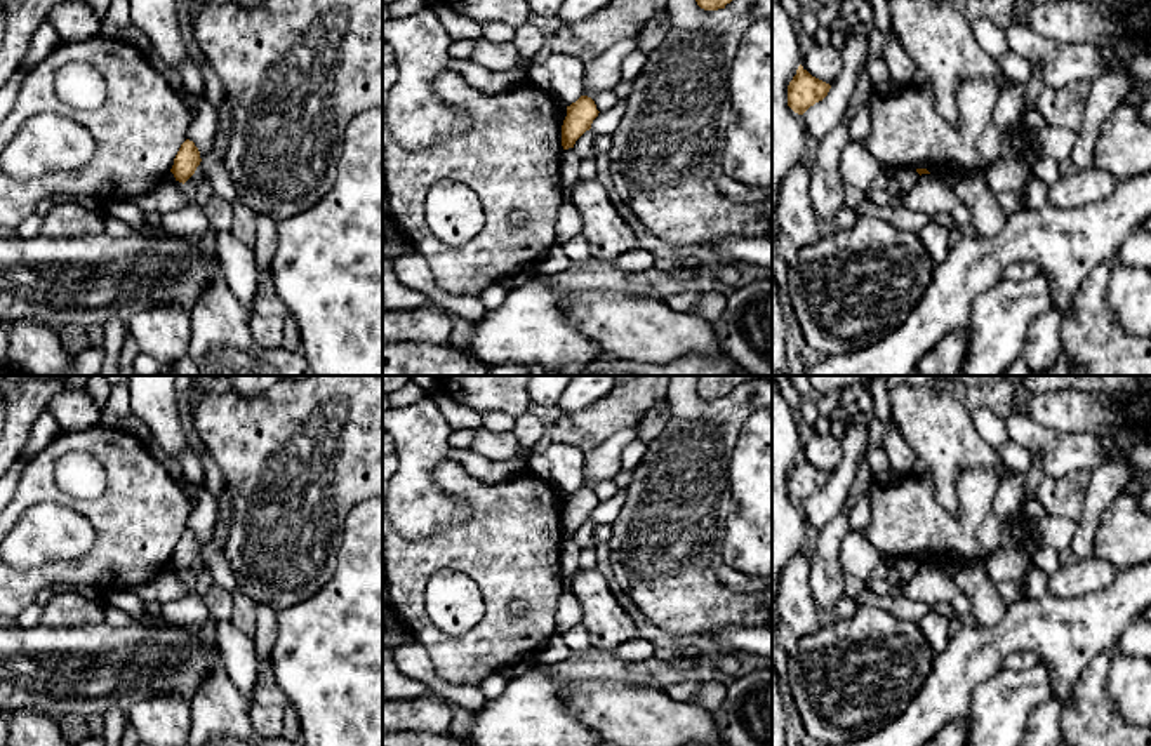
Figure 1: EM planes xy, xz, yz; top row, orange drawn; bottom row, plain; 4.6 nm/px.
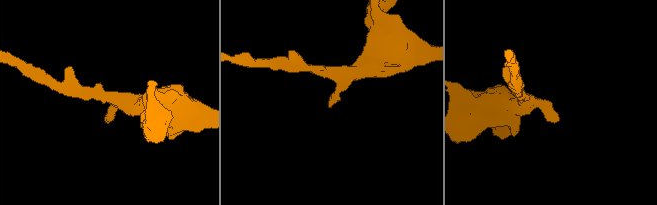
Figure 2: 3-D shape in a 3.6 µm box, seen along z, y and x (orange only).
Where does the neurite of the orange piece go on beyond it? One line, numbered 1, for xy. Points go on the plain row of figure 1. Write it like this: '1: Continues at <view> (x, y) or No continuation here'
1: No continuation here

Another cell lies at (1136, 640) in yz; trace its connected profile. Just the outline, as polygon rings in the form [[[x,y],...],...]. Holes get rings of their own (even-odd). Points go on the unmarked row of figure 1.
[[[1144,616],[1134,617],[1111,650],[1114,656],[1151,661],[1151,623]]]

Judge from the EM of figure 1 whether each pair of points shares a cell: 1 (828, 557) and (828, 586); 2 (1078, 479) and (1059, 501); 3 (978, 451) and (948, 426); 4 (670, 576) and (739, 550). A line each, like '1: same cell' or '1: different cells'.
1: same cell
2: same cell
3: same cell
4: different cells

